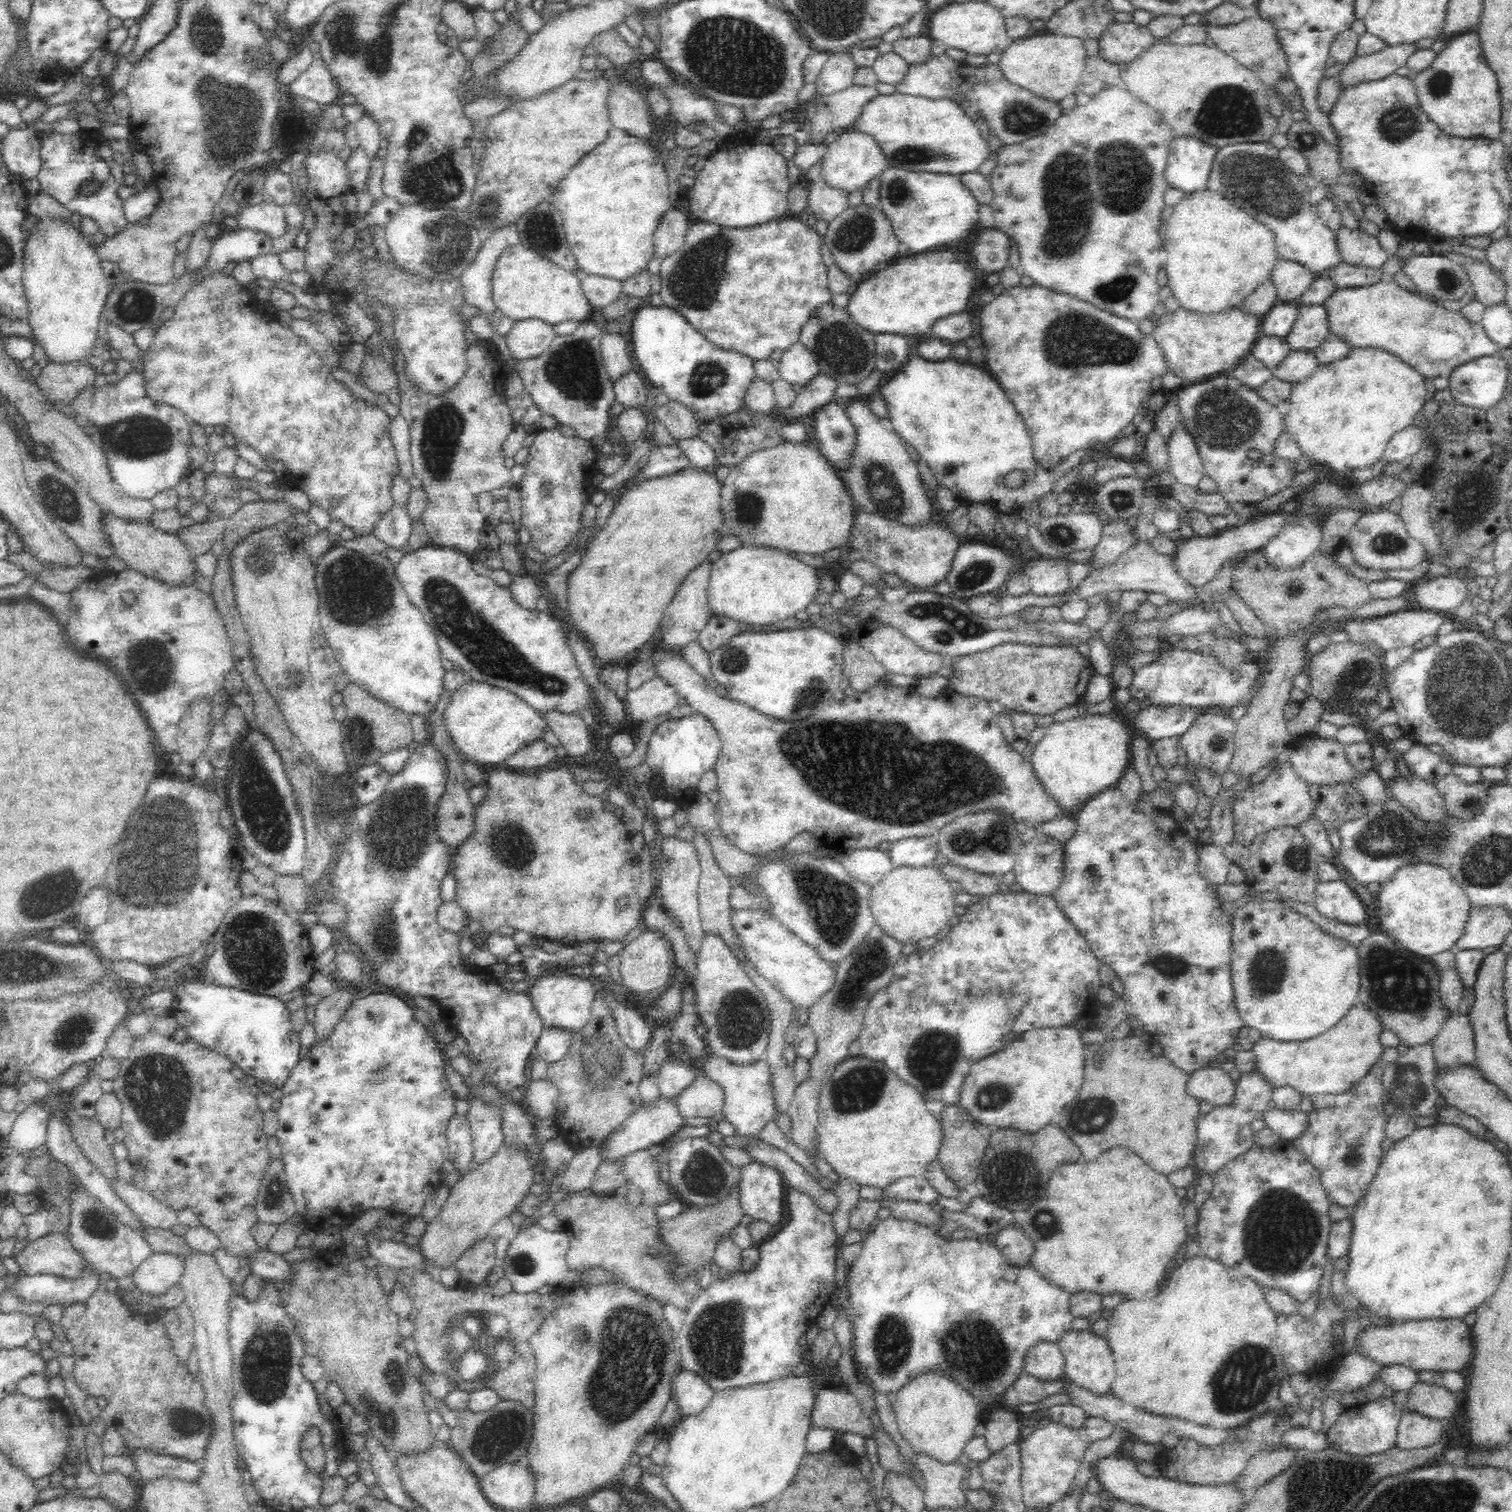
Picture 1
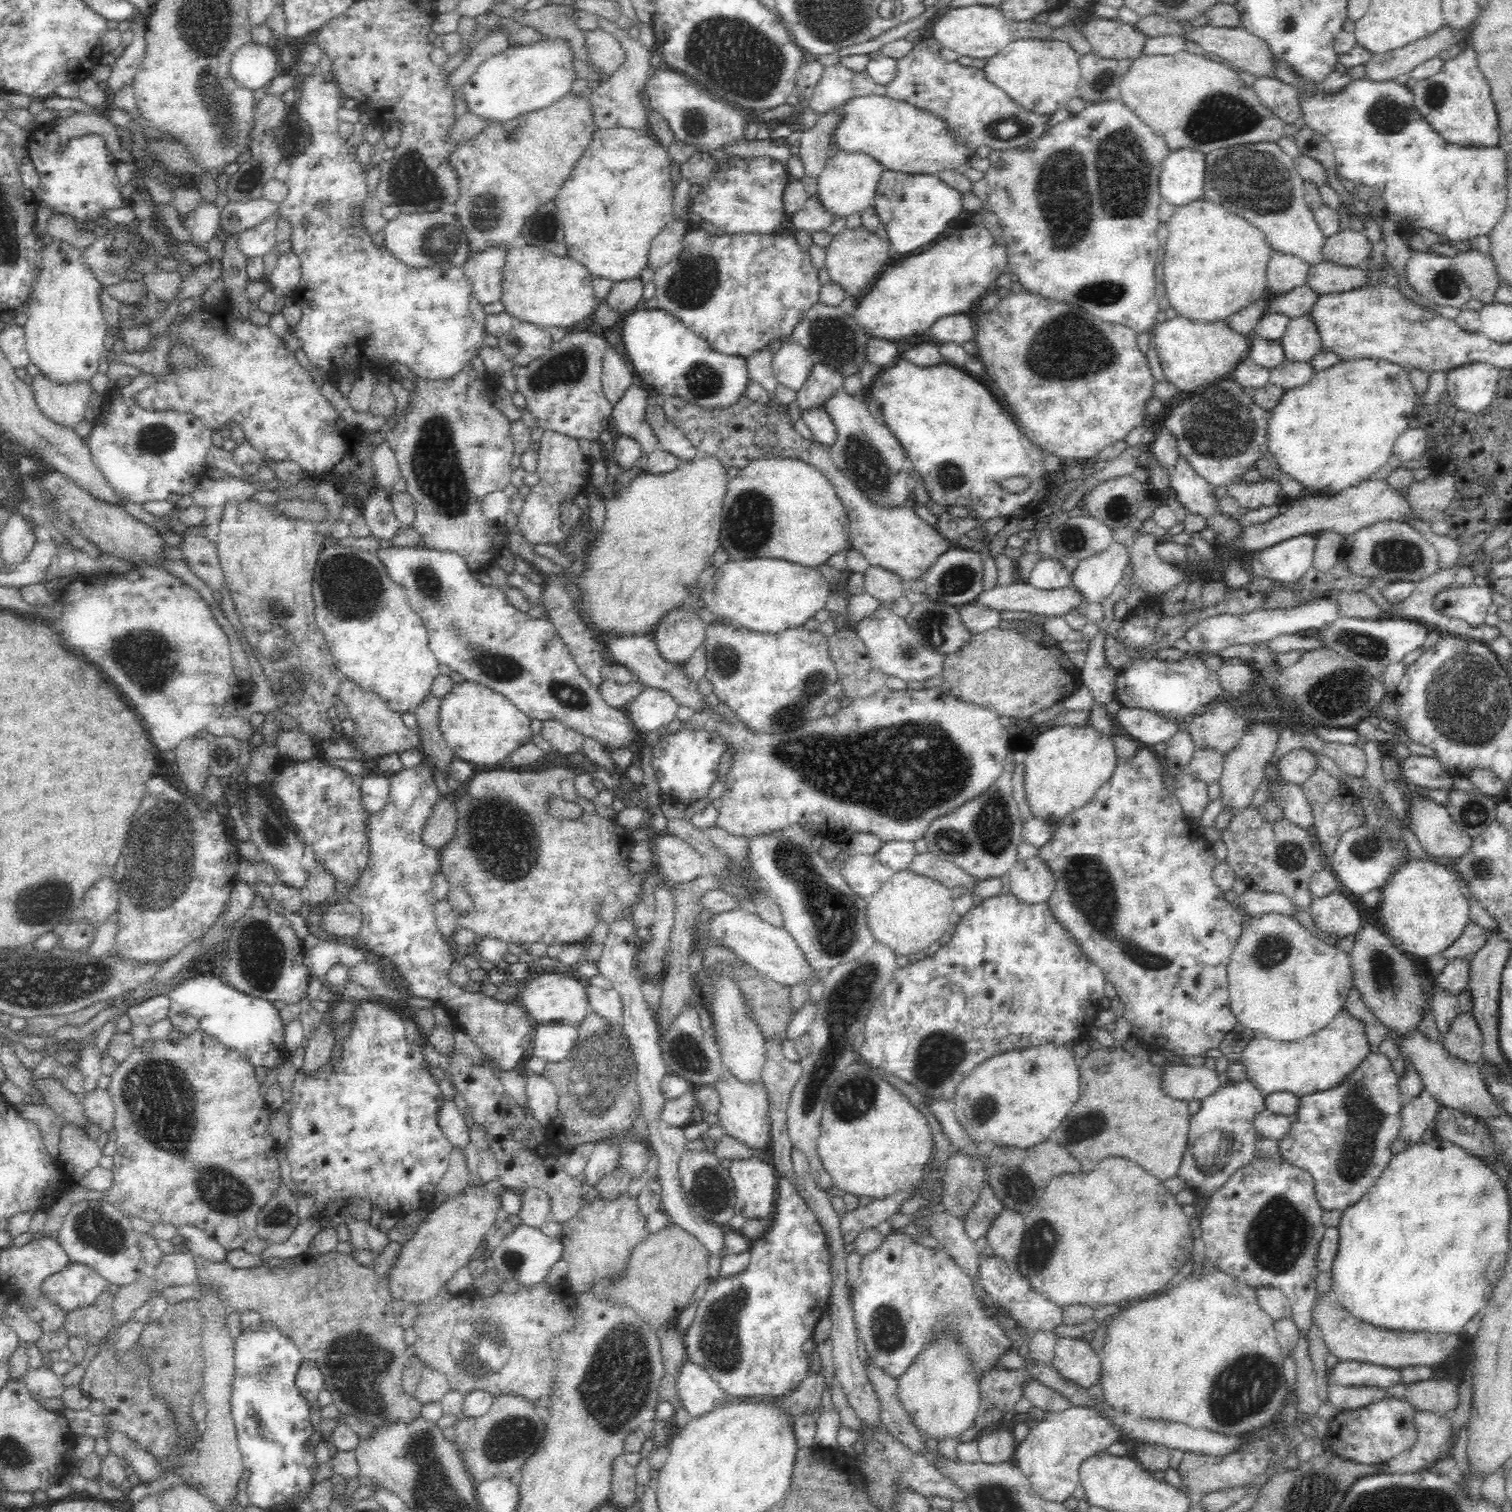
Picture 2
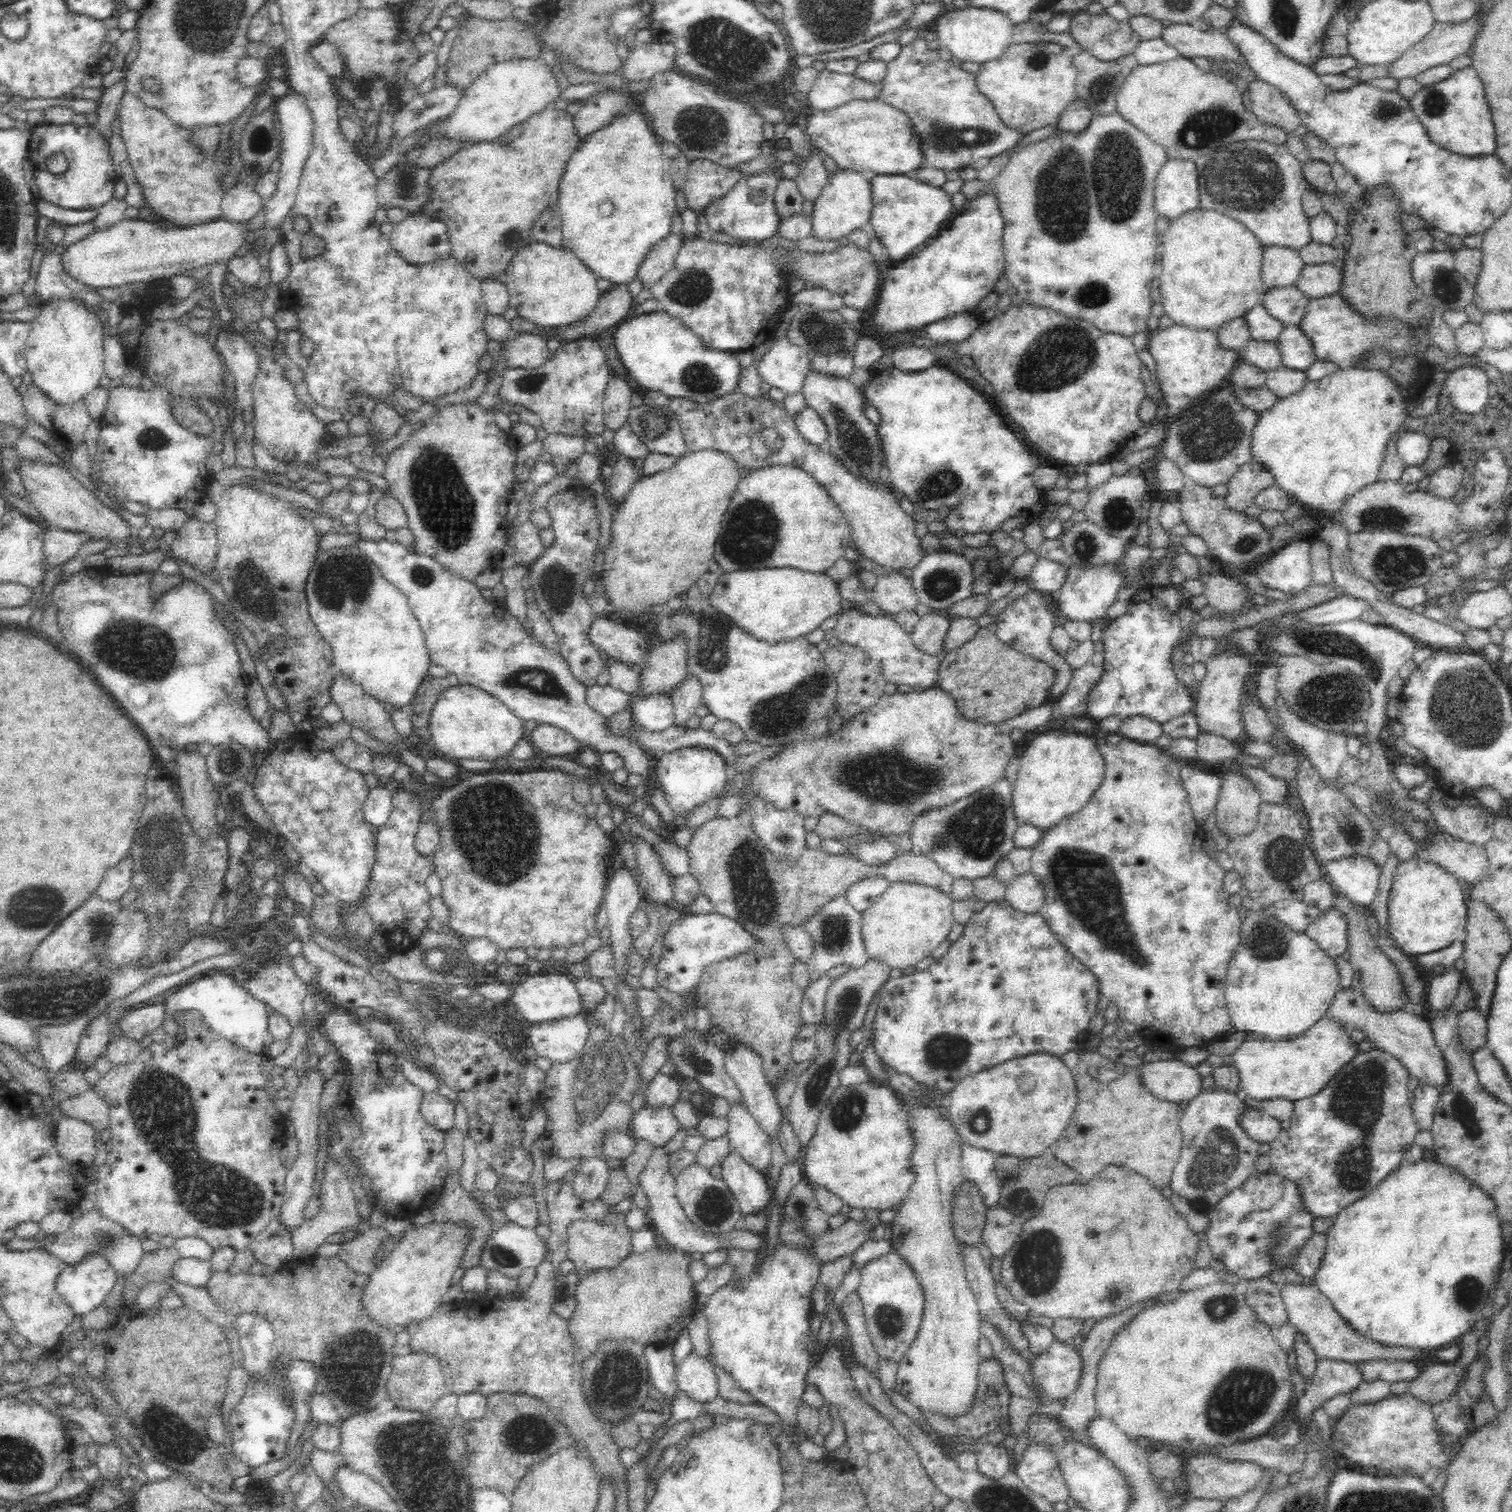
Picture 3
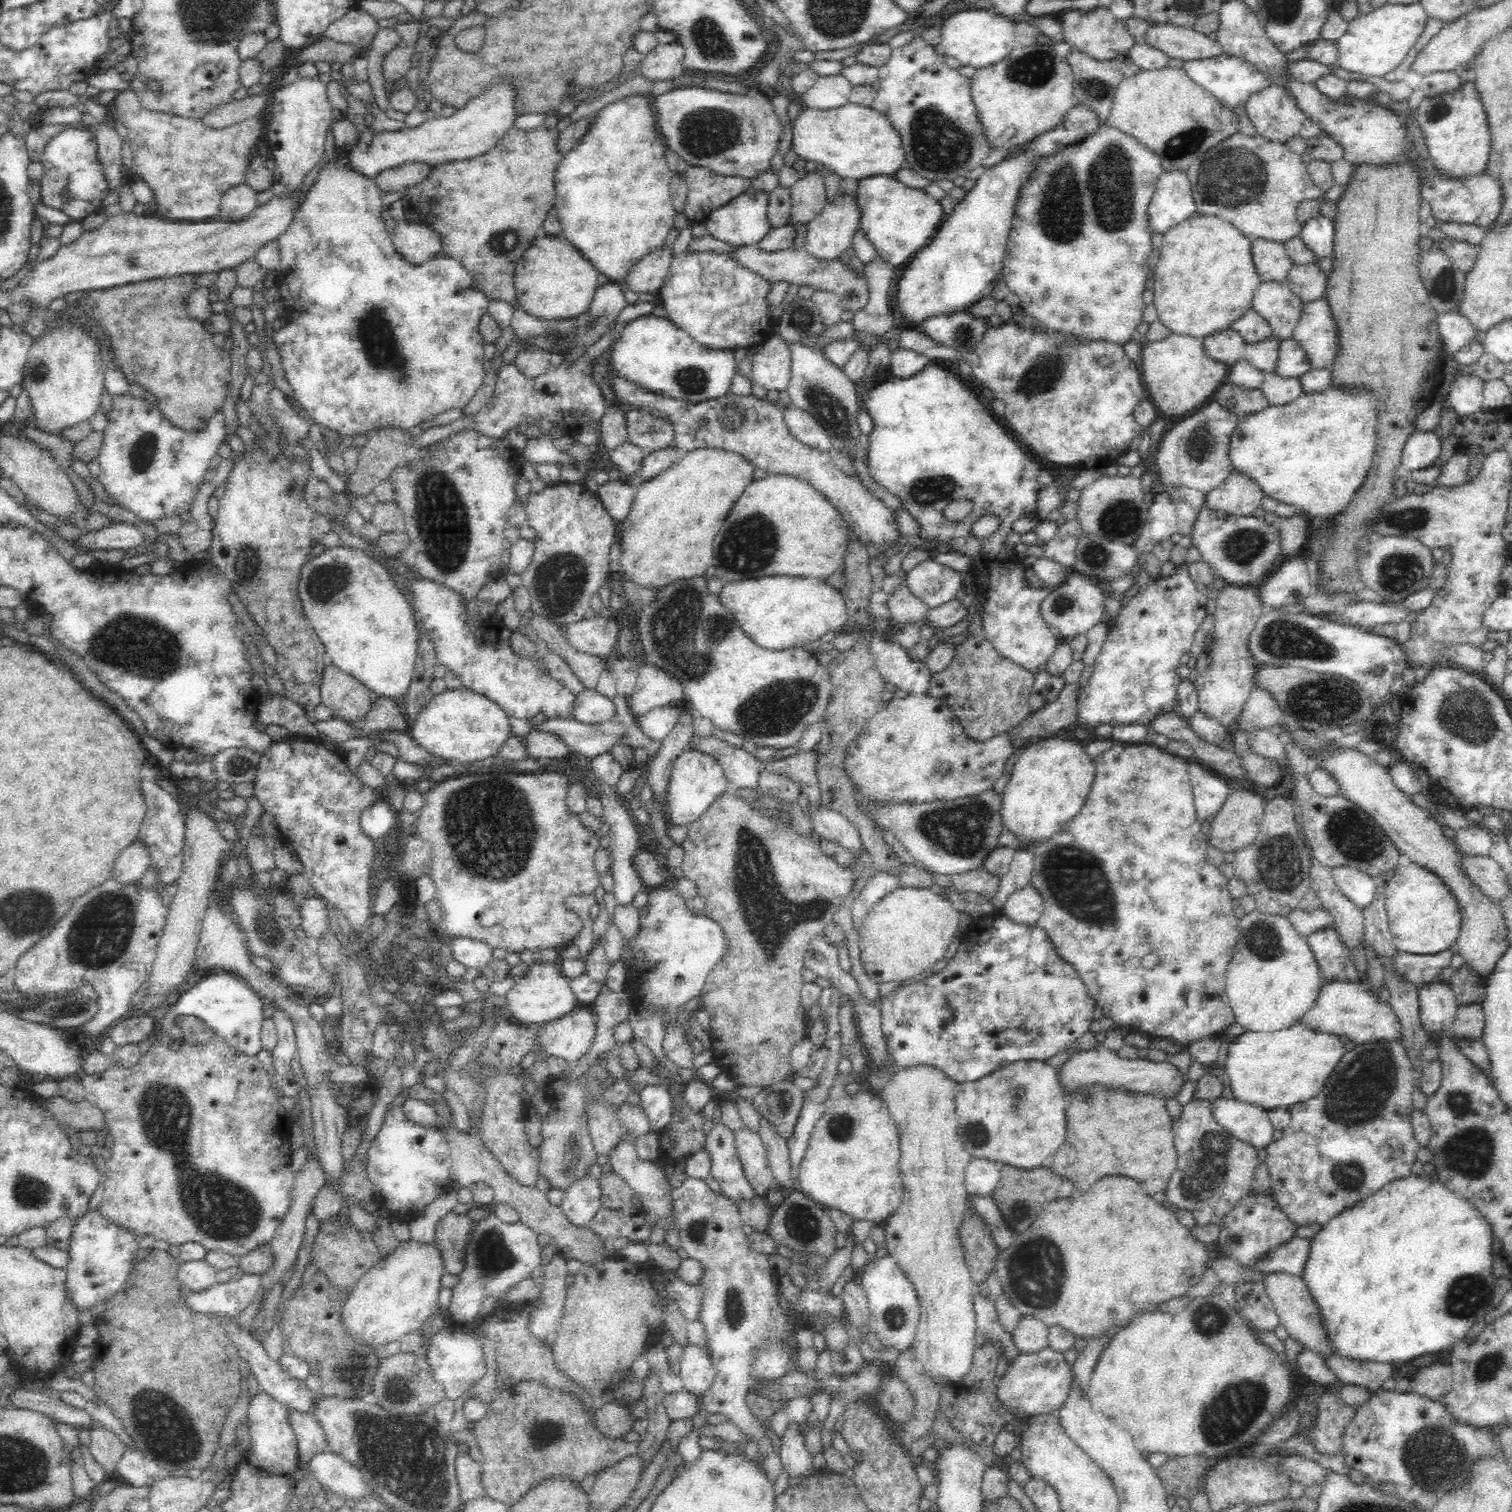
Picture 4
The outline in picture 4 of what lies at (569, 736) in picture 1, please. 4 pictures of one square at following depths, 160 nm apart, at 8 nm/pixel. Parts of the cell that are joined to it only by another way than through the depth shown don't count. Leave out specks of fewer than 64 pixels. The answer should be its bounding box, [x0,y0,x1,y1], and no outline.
[522,729,572,759]

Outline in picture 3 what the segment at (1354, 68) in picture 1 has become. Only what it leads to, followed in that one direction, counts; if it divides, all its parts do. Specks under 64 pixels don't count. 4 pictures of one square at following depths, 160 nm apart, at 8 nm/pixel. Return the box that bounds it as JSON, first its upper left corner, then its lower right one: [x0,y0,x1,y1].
[1387,13,1483,78]

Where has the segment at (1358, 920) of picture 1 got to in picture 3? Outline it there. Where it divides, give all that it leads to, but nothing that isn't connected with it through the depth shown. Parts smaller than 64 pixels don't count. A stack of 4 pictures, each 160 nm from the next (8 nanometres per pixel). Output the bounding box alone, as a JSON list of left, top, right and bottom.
[1304,905,1348,959]

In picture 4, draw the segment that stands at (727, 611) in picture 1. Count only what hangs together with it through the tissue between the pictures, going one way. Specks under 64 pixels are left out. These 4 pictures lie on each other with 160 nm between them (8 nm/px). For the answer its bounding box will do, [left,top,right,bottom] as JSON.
[717,576,850,649]

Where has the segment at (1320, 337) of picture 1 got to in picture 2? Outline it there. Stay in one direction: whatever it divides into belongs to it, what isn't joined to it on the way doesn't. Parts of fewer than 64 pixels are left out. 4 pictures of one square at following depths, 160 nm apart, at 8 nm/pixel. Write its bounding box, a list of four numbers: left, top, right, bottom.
[1281,311,1323,361]

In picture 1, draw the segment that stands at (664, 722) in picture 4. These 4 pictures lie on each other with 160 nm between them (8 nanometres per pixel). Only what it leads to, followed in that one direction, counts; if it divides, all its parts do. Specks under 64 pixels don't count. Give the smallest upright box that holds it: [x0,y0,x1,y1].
[624,675,679,723]

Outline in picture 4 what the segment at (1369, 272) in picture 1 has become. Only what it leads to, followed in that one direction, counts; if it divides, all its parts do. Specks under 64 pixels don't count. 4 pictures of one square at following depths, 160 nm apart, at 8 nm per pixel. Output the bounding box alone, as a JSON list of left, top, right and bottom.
[1286,264,1328,302]

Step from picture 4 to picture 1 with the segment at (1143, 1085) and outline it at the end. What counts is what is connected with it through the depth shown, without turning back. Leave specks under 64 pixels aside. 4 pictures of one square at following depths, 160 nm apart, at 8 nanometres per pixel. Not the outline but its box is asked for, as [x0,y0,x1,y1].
[1188,1067,1237,1106]

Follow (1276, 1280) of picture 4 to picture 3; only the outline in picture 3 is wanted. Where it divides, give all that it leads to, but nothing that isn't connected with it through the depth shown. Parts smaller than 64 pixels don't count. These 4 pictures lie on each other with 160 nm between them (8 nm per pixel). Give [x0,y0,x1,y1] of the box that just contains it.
[1280,1284,1435,1365]

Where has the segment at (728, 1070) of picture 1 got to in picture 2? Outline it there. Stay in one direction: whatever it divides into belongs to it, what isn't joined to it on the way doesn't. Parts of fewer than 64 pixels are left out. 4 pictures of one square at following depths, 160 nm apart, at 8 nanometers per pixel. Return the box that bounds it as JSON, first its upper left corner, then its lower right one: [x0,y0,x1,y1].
[714,1071,771,1148]

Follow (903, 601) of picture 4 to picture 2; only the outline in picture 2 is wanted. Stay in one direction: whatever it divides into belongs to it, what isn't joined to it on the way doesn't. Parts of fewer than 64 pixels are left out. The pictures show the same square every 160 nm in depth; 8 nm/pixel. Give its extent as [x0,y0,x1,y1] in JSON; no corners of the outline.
[863,565,906,605]

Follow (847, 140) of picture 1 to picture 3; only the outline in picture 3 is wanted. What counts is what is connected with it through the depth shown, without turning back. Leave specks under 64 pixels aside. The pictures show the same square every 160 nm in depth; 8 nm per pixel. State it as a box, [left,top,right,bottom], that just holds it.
[811,168,873,240]

